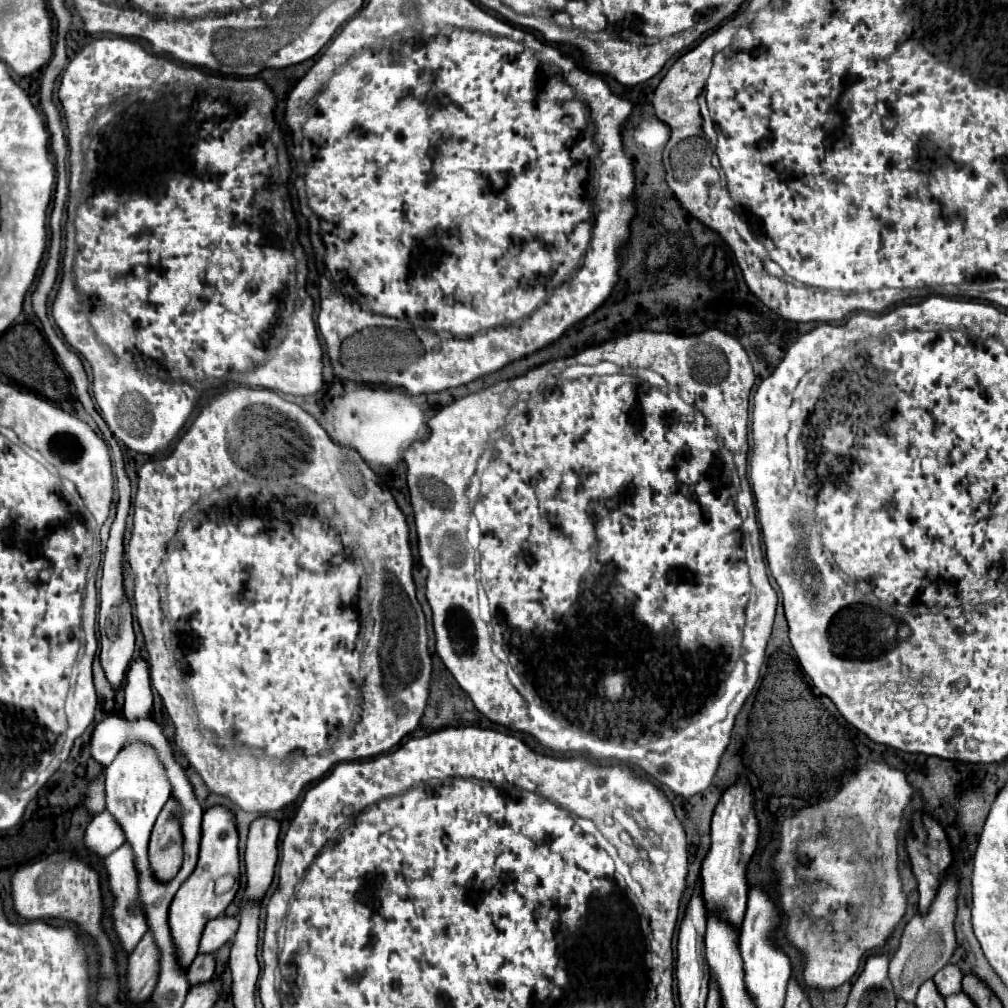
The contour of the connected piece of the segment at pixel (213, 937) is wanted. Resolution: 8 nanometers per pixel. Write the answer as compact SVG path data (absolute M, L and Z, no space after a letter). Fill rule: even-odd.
M220 915L208 921L200 939L200 953L216 953L228 939L234 937L236 931L238 919L232 915Z

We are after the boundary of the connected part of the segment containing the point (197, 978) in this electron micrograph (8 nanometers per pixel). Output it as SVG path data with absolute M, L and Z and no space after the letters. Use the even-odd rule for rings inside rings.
M196 955L196 959L194 959L194 961L190 963L190 967L188 967L190 985L208 981L208 979L214 975L214 969L216 969L214 955Z

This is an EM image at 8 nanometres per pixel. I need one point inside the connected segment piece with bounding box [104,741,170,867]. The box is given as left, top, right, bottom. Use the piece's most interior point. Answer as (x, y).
(136, 785)

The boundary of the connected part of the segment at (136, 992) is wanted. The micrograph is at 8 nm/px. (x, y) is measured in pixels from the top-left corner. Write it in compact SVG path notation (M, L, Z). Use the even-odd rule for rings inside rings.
M152 931L140 939L128 961L128 997L136 1003L146 1001L160 977L160 951L154 943Z

